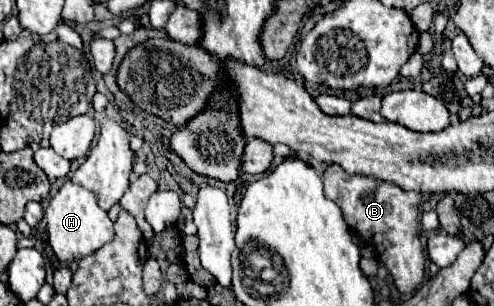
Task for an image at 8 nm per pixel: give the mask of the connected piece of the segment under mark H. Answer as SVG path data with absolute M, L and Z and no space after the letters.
M67 180L45 208L49 244L61 262L73 262L93 254L113 238L113 222L99 206L99 194Z

